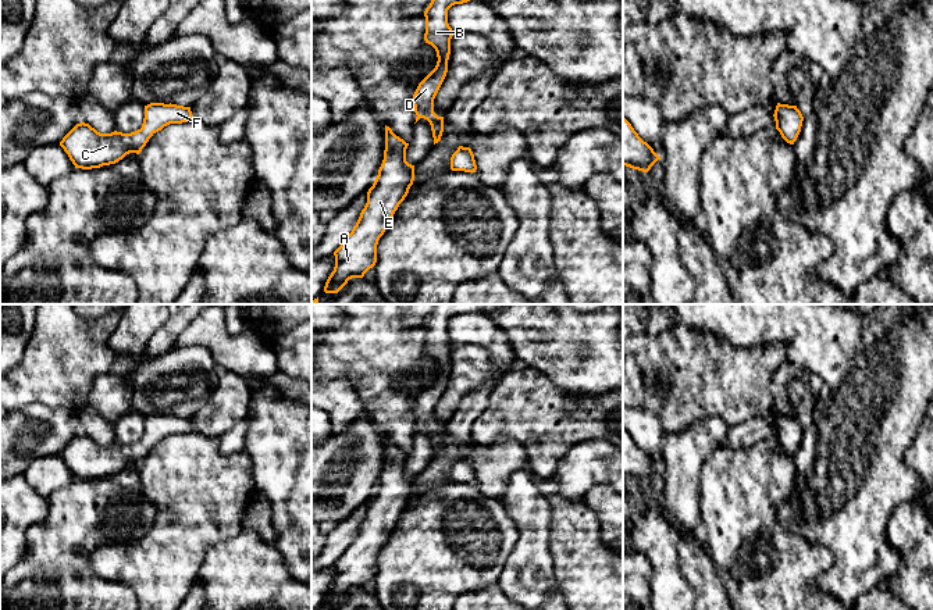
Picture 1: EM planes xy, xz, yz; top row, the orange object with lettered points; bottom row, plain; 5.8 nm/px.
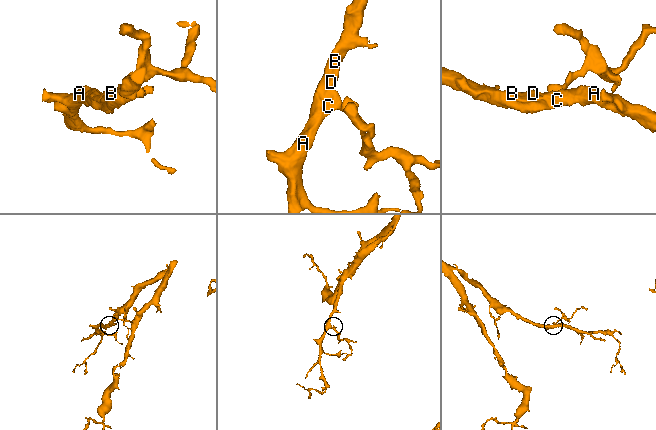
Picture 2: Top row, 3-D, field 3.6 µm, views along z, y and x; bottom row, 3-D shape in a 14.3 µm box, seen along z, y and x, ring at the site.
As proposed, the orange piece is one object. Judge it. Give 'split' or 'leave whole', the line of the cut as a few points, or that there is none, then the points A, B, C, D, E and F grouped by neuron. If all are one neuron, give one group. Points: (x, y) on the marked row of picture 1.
leave whole; cut none; groups A B C D E F

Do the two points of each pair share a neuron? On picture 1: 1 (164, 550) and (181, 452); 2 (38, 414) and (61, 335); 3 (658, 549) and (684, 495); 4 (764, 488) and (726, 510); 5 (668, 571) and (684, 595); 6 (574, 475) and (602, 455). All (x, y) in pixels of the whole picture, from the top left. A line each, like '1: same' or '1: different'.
1: same
2: different
3: different
4: same
5: same
6: same

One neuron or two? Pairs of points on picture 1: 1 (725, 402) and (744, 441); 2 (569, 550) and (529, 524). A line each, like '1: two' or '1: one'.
1: two
2: two

